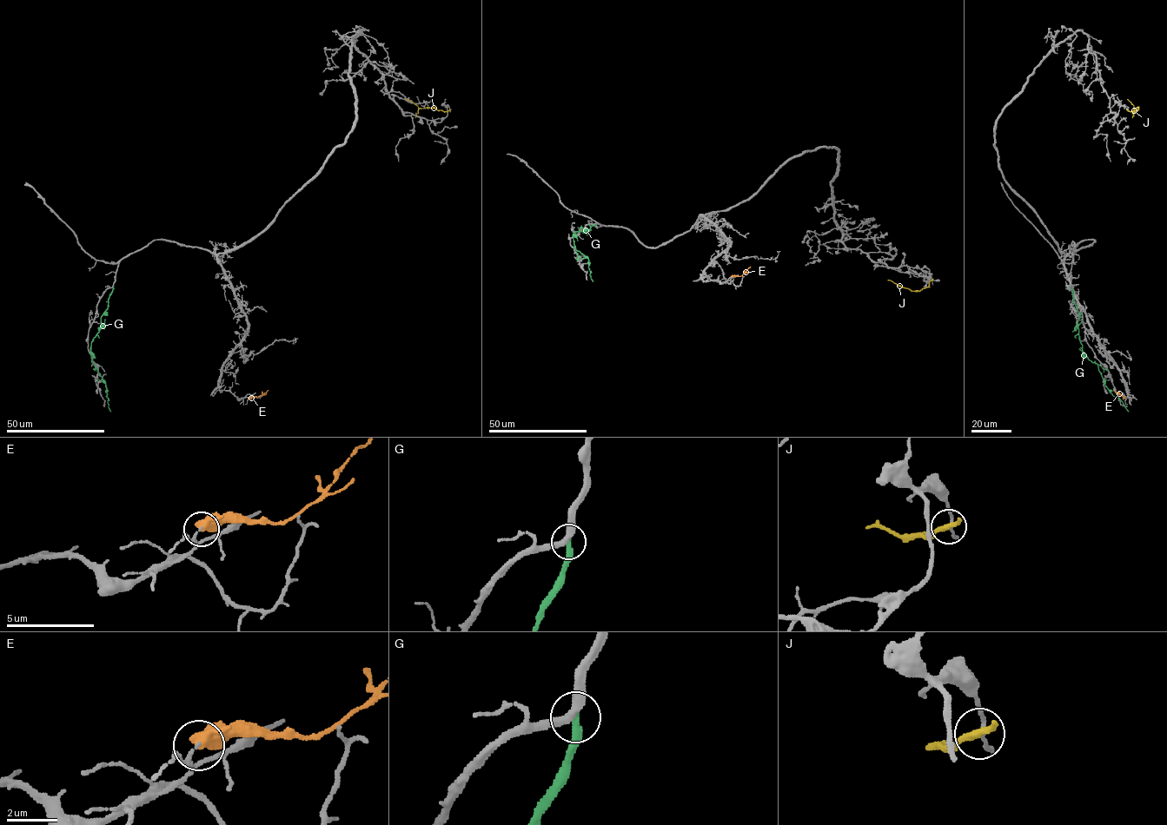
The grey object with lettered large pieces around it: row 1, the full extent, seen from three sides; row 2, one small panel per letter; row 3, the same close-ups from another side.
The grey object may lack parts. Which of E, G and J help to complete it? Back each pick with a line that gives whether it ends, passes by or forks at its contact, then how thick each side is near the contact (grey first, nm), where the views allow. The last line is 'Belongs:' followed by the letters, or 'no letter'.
Belongs: no letter

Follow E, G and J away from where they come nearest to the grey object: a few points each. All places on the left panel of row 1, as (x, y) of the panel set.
E: (248, 399), (259, 396), (268, 390)
G: (113, 287), (107, 308), (101, 317), (101, 327), (93, 338), (90, 351), (90, 359), (105, 385), (110, 412)
J: (449, 110), (419, 108), (406, 99)

